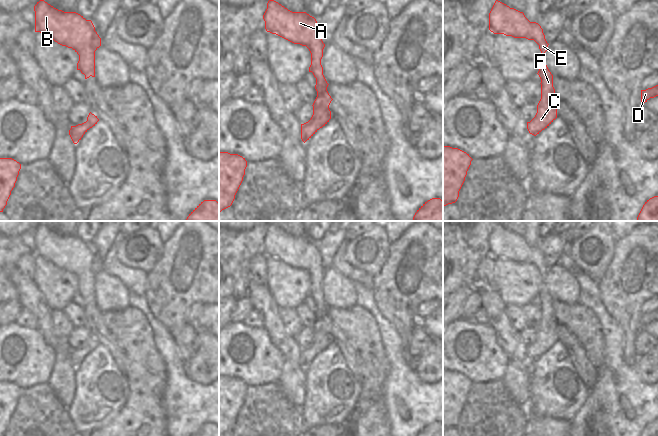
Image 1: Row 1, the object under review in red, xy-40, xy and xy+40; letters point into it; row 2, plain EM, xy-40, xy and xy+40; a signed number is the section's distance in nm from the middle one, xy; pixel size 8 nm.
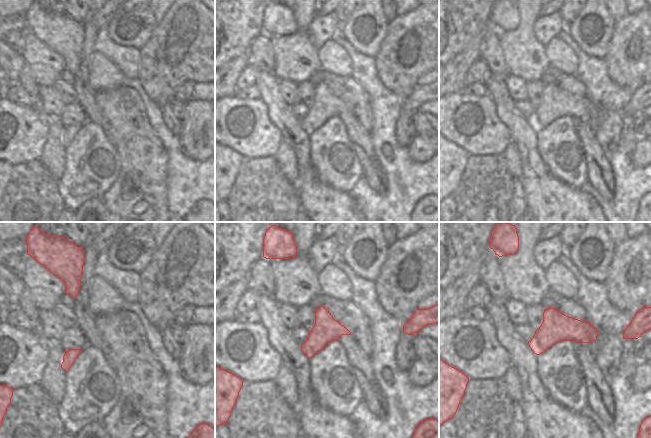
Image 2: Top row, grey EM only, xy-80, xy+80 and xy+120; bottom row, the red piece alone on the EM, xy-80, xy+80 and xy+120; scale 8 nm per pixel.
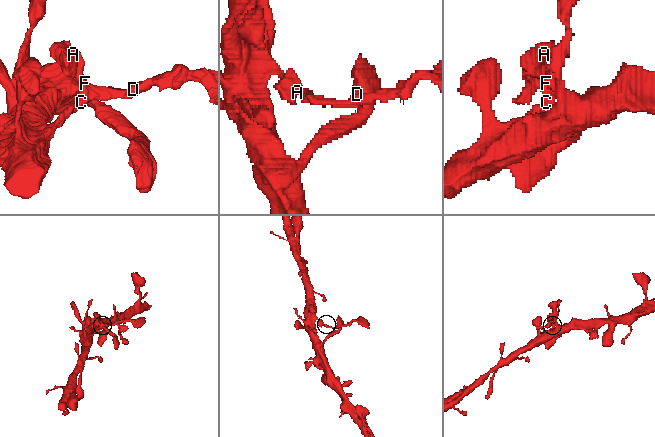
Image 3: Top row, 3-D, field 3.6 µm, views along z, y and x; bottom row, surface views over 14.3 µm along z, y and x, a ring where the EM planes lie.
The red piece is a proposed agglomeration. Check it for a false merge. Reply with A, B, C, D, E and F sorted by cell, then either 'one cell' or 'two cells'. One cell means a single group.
groups A B C D E F; one cell

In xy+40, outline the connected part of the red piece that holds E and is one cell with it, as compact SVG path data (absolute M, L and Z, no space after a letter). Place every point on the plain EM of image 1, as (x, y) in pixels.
M498 224L489 237L489 254L494 258L534 264L542 278L547 275L549 269L538 247L530 246L523 236L510 232Z

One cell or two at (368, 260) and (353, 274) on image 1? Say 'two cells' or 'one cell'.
two cells

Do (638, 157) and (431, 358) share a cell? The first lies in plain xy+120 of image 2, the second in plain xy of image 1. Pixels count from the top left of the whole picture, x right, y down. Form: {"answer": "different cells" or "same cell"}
{"answer": "same cell"}

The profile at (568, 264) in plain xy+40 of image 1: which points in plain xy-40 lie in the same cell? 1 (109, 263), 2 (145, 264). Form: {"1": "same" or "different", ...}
{"1": "same", "2": "different"}

